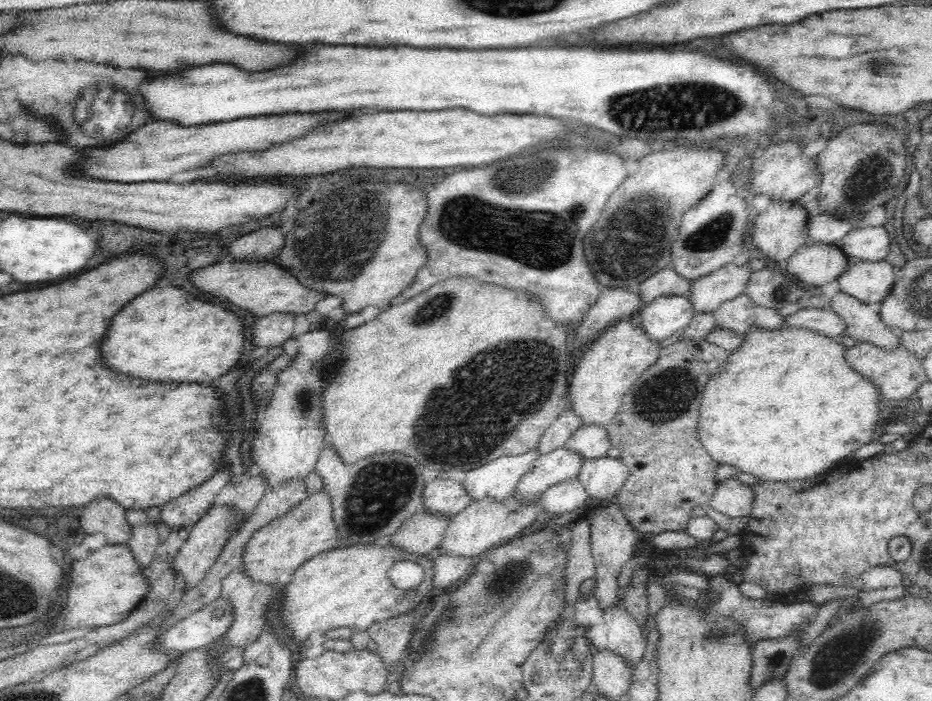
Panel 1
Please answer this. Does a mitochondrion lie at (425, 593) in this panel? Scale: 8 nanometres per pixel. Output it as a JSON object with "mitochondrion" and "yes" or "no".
{"mitochondrion":"no"}

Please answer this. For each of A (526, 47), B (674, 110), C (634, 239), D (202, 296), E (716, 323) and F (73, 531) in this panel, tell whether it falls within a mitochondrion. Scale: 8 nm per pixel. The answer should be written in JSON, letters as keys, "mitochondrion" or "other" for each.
{"A":"other","B":"mitochondrion","C":"mitochondrion","D":"other","E":"other","F":"other"}

